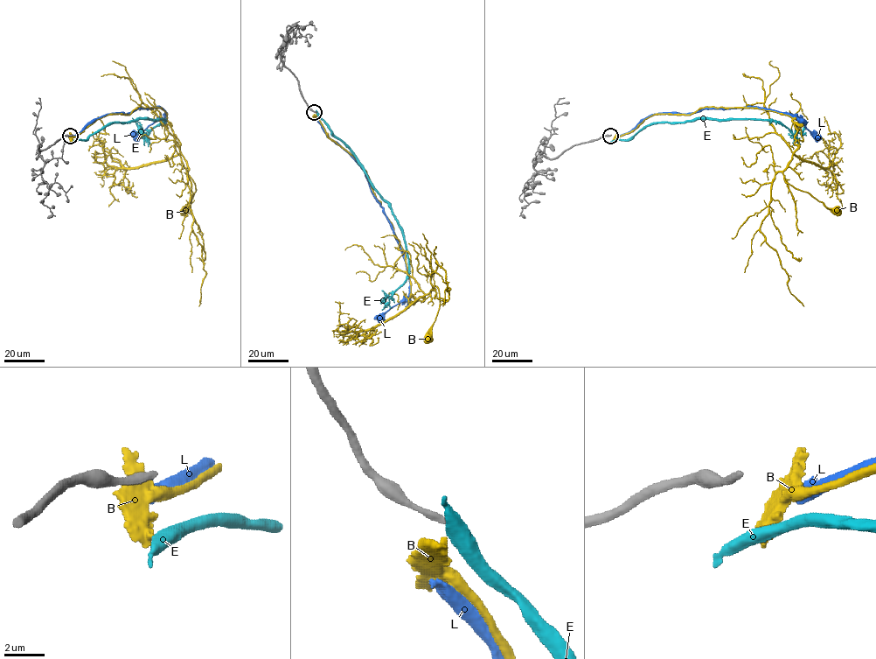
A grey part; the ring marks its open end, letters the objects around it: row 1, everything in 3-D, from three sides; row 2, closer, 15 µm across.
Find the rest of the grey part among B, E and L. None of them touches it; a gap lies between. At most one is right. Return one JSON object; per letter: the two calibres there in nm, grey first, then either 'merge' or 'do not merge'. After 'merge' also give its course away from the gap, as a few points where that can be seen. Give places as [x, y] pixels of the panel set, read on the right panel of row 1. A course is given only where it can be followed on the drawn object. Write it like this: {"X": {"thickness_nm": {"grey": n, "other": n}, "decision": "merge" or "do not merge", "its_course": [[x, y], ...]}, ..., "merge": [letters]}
{"B": {"thickness_nm": {"grey": 340, "other": 700}, "decision": "merge", "its_course": [[613, 137], [649, 117], [691, 115], [703, 108], [782, 113], [792, 118], [797, 146], [783, 178], [836, 209]]}, "E": {"thickness_nm": {"grey": 340, "other": 500}, "decision": "do not merge"}, "L": {"thickness_nm": {"grey": 340, "other": 460}, "decision": "do not merge"}, "merge": ["B"]}

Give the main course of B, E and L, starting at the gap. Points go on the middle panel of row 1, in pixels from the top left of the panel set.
B: (313, 115), (368, 176), (404, 251), (410, 294), (424, 299), (432, 284), (439, 289), (429, 338)
E: (316, 113), (363, 168), (401, 228), (408, 260), (407, 277), (390, 297), (382, 301), (376, 299)
L: (315, 118), (323, 131), (361, 168), (371, 192), (383, 208), (405, 261), (409, 297), (374, 318)

